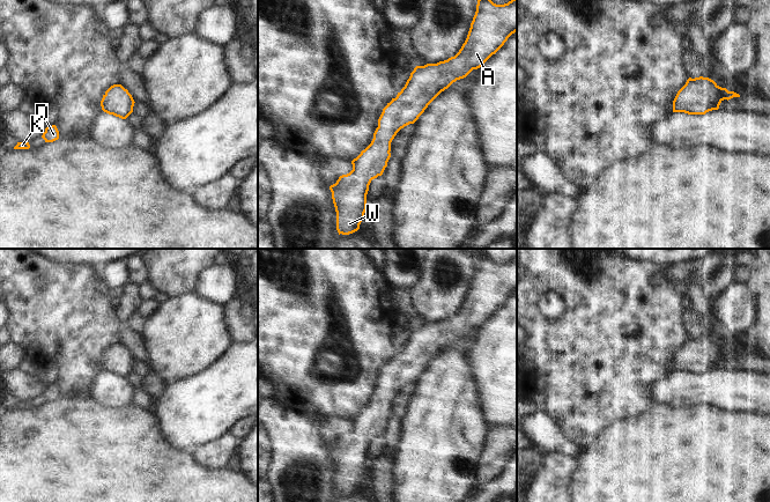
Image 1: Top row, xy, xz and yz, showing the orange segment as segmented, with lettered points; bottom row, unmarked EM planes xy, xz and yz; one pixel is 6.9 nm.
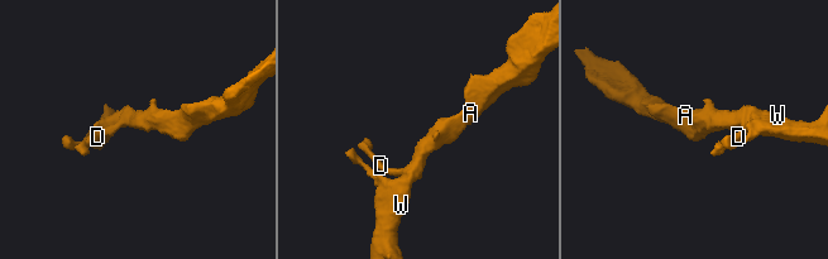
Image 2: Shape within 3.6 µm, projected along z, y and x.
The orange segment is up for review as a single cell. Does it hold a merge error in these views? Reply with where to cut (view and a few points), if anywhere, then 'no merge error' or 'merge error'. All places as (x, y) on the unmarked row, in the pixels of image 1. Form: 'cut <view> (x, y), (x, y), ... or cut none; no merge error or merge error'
cut none; no merge error

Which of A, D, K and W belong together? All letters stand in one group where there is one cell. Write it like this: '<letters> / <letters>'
A D K W

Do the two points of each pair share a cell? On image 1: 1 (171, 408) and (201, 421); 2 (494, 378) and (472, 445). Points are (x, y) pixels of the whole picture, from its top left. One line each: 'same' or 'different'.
1: same
2: different

